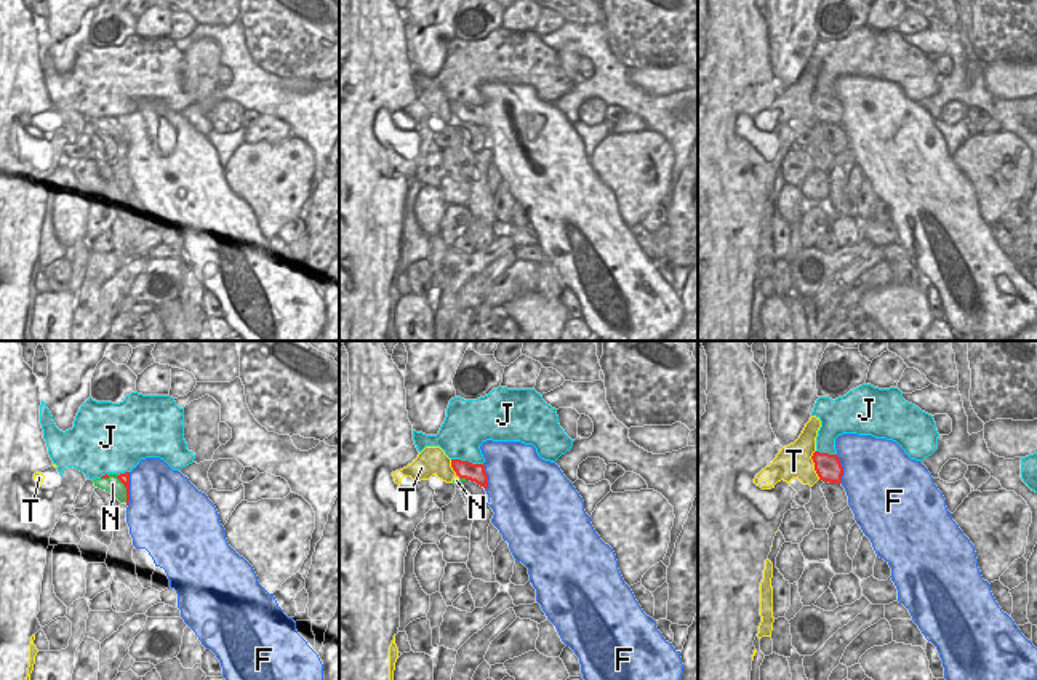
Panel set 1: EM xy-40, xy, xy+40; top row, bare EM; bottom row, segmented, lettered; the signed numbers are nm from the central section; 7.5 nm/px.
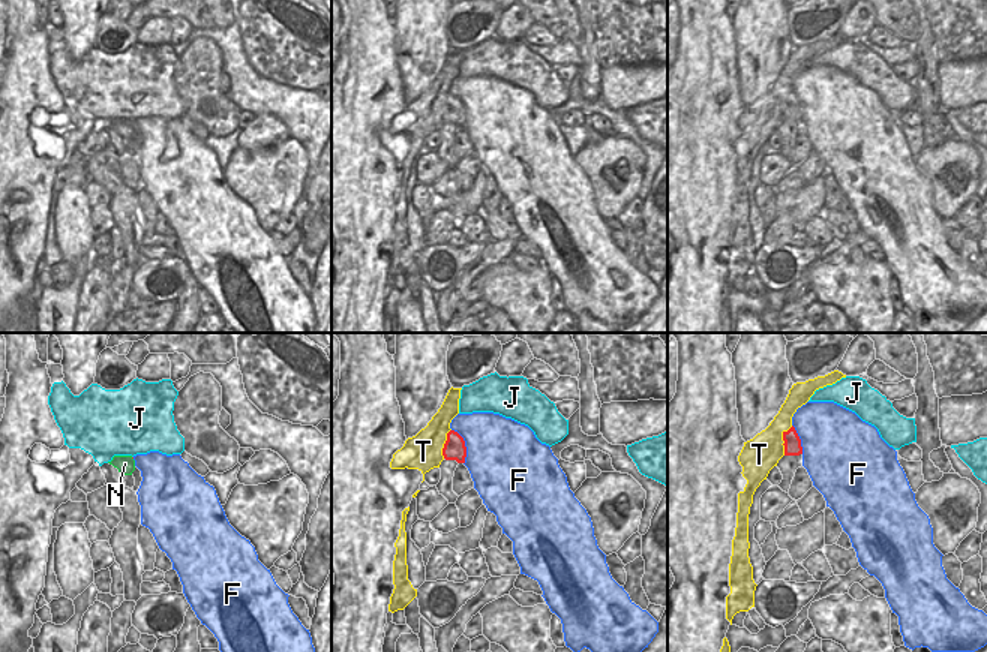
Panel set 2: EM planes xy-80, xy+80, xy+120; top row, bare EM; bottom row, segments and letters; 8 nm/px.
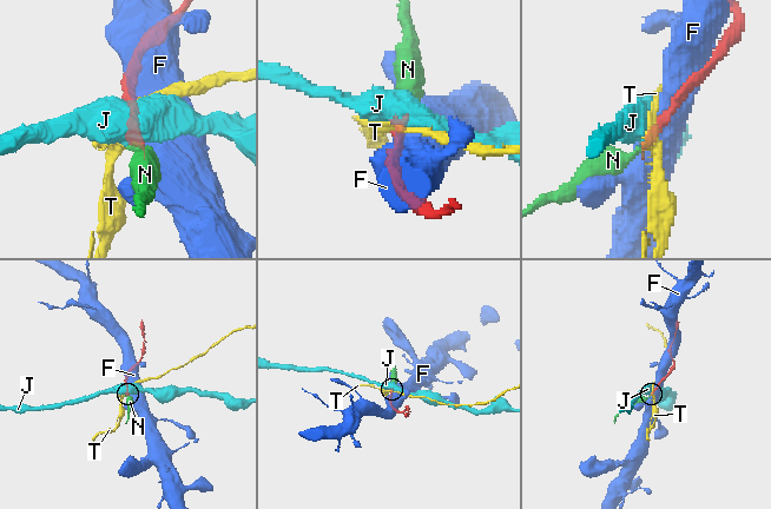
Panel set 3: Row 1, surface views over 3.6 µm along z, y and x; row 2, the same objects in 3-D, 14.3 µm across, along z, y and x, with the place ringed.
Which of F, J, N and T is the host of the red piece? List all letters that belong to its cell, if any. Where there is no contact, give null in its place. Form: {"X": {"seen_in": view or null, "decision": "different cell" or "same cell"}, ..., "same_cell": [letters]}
{"F": {"seen_in": "xy-40", "decision": "different cell"}, "J": {"seen_in": "xy", "decision": "different cell"}, "N": {"seen_in": "xy-40", "decision": "same cell"}, "T": {"seen_in": "xy+40", "decision": "different cell"}, "same_cell": ["N"]}

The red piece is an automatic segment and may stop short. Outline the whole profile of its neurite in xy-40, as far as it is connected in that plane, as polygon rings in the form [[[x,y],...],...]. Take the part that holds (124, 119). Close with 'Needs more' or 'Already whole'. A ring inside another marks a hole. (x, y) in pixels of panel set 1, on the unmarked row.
[[[130,114],[125,115],[106,115],[101,120],[93,122],[94,128],[109,133],[120,144],[128,147],[130,144]]]. Needs more

